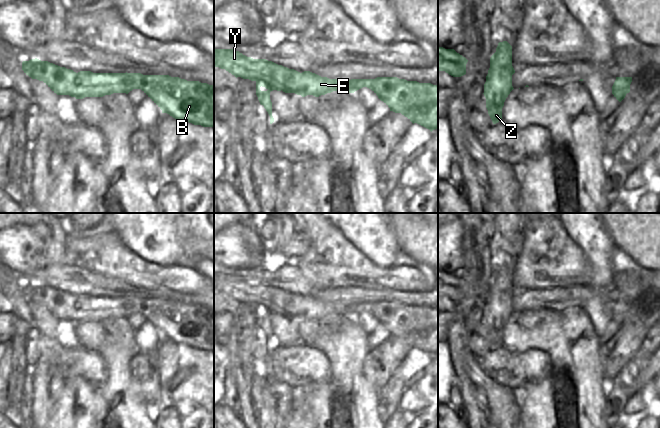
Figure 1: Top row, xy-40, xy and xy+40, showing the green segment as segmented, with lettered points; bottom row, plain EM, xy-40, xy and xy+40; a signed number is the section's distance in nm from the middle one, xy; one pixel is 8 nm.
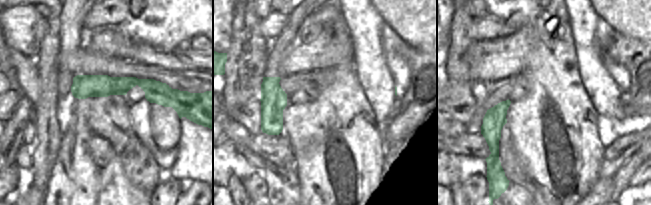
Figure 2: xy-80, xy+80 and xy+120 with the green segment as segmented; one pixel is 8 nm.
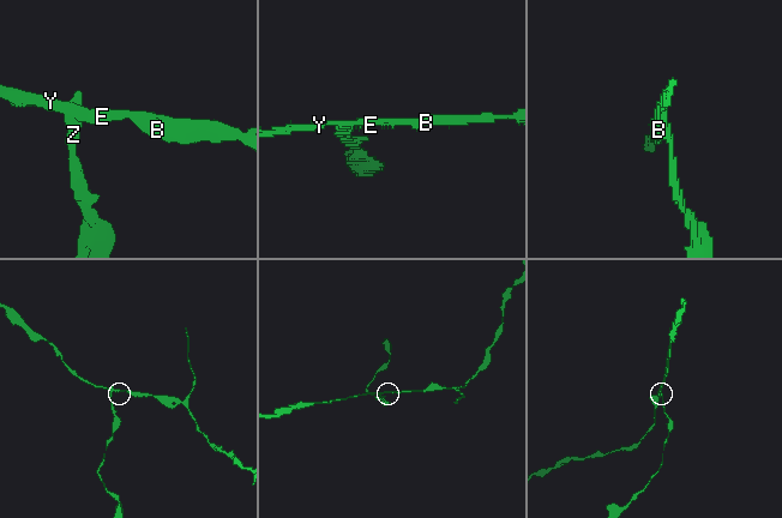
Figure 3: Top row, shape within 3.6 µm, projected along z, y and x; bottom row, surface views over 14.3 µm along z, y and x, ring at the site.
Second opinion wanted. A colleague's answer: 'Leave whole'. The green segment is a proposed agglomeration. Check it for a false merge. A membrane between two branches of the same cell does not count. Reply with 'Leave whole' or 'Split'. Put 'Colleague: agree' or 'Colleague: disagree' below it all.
Split
Colleague: disagree

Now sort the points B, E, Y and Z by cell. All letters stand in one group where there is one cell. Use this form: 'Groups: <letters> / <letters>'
Groups: B E Y / Z

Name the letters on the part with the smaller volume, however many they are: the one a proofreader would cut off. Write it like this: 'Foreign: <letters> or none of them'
Foreign: Z

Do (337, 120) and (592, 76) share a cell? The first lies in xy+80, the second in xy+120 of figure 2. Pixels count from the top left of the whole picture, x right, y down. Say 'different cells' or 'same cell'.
different cells

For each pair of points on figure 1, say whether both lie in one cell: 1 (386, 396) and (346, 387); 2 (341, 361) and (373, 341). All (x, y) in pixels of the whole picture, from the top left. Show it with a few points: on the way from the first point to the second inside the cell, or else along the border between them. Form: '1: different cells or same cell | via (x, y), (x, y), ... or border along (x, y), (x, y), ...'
1: different cells | border along (378, 391), (378, 413), (380, 417)
2: different cells | border along (357, 323), (367, 336), (367, 345), (370, 350)

